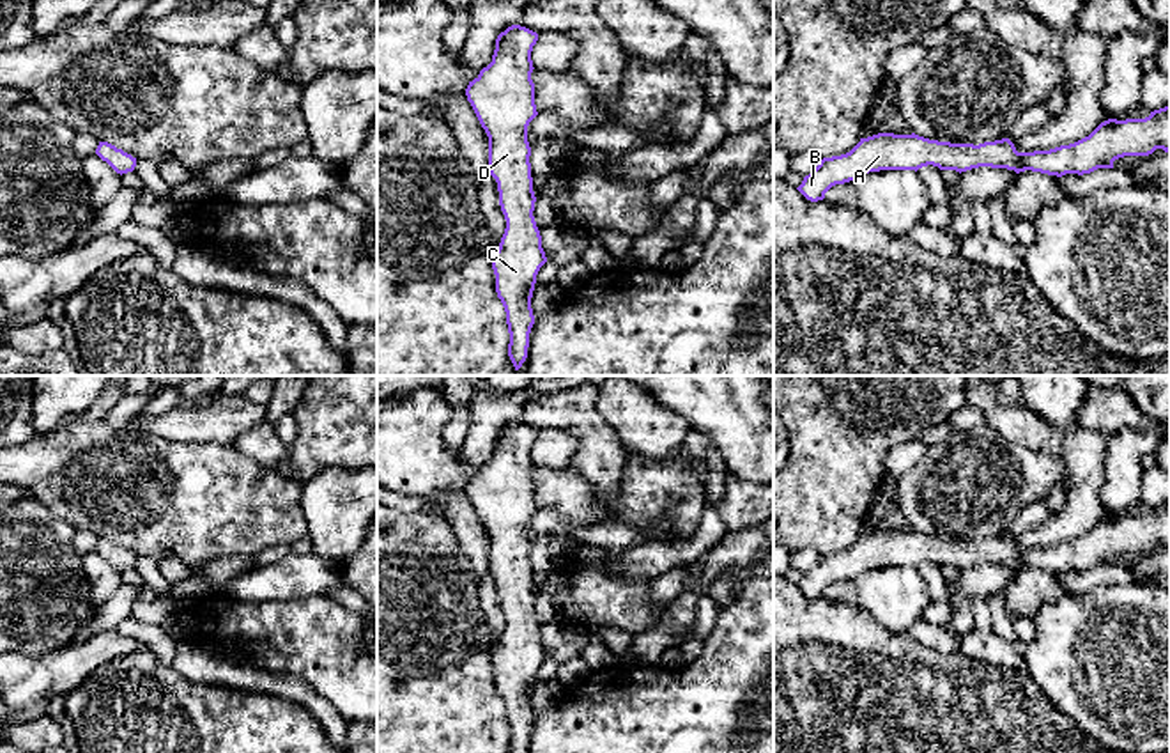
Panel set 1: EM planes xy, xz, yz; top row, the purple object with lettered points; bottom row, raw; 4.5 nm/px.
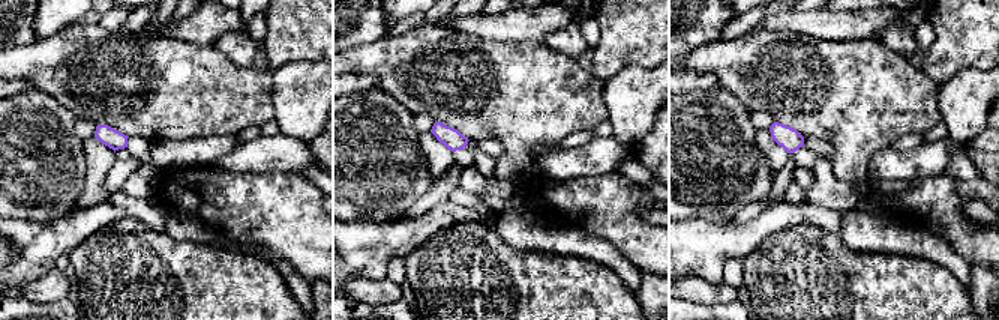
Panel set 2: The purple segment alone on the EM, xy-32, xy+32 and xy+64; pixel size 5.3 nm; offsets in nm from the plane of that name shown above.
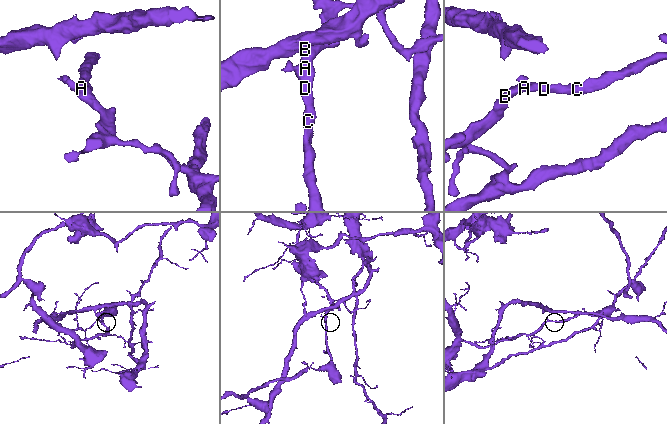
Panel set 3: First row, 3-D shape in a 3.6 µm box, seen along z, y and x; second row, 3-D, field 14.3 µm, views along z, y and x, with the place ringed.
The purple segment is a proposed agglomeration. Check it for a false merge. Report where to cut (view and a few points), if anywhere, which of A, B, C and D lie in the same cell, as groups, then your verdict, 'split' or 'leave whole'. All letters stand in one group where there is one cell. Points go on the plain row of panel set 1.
cut none; groups A B C D; leave whole

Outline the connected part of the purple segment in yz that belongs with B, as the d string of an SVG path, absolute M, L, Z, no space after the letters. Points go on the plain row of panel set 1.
M1170 501L1145 516L1108 516L1089 533L1050 547L1018 549L1009 535L974 540L938 539L912 532L878 530L846 551L823 555L797 585L807 597L818 599L835 583L880 567L919 567L933 562L940 567L966 569L979 563L1007 565L1016 571L1032 567L1062 574L1113 565L1124 553L1149 553L1156 546L1170 547Z

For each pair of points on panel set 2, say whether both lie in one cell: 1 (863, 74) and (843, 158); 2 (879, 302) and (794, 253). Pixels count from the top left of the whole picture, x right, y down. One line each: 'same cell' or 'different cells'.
1: same cell
2: same cell

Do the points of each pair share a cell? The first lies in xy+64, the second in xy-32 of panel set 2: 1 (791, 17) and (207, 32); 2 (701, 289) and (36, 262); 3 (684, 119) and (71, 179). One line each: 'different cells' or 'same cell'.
1: same cell
2: different cells
3: same cell

